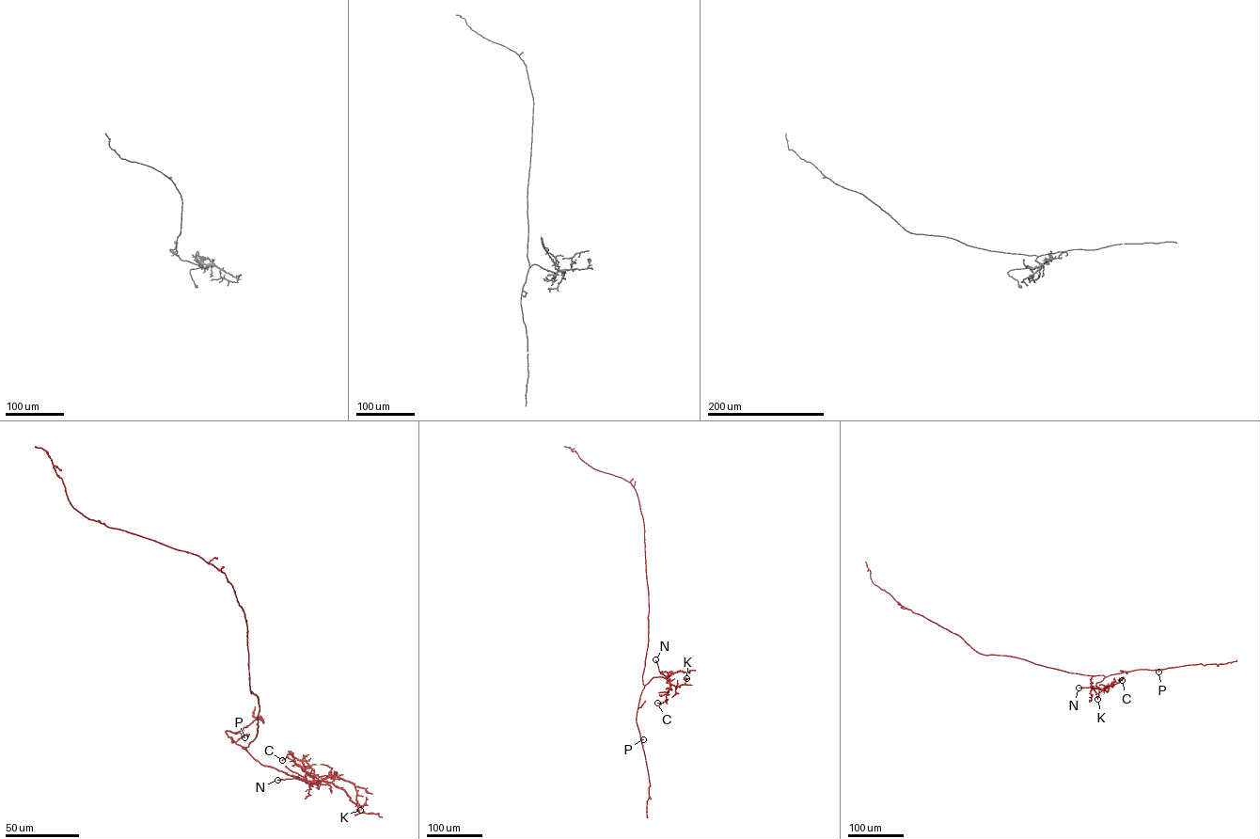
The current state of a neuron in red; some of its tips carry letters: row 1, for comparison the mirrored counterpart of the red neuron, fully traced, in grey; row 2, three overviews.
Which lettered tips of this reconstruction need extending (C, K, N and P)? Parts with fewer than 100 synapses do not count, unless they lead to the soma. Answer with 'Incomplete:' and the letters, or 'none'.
Incomplete: N

